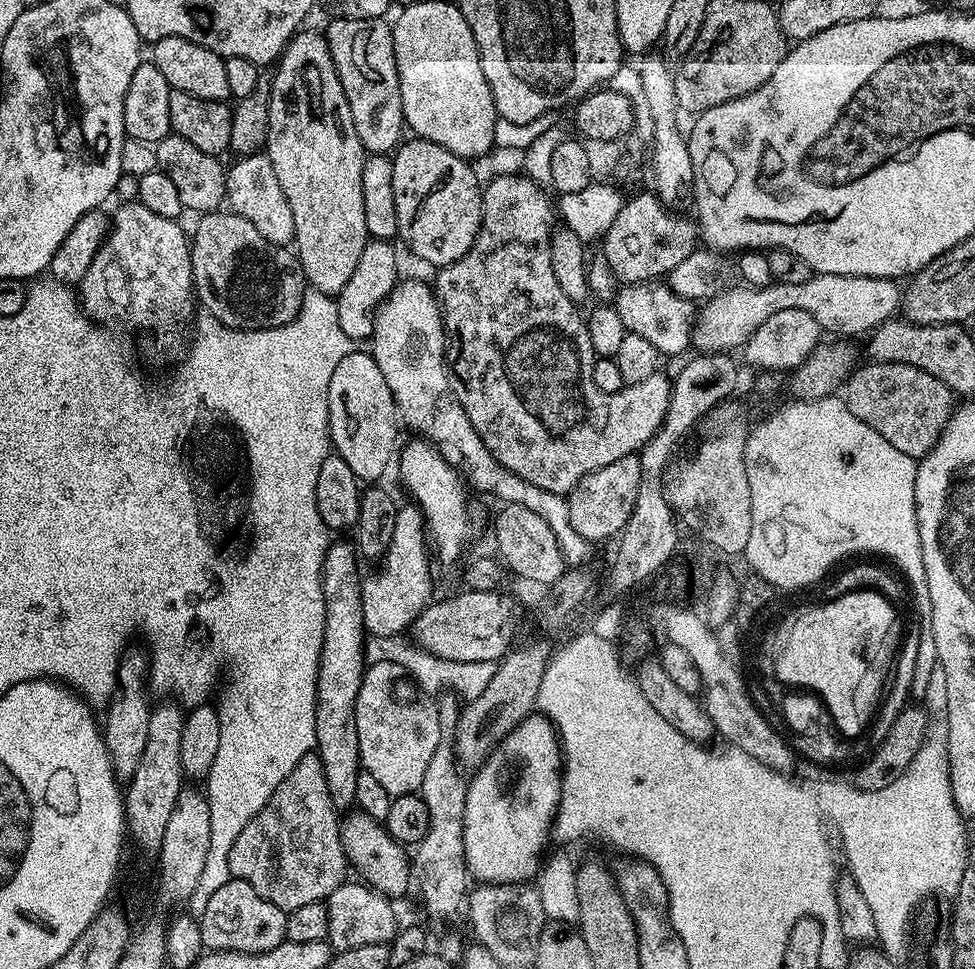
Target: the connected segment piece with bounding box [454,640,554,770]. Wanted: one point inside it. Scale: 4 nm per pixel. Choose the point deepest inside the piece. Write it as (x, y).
(512, 695)

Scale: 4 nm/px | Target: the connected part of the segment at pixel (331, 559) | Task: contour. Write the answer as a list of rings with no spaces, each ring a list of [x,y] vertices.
[[[333,541],[323,560],[323,598],[326,602],[326,630],[323,648],[316,669],[317,682],[315,726],[316,753],[325,771],[330,800],[337,813],[346,814],[356,805],[358,774],[361,771],[358,754],[356,704],[361,679],[364,676],[364,615],[362,614],[360,563],[353,543]]]

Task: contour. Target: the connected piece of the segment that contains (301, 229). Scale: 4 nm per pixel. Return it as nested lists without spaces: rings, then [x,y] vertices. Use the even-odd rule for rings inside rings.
[[[297,31],[288,41],[275,65],[276,73],[270,76],[266,155],[274,166],[282,194],[286,194],[286,202],[290,202],[290,210],[294,213],[294,251],[305,281],[315,291],[335,297],[342,286],[350,282],[350,274],[354,274],[358,257],[370,239],[362,206],[362,166],[366,153],[358,138],[358,130],[354,130],[350,102],[346,102],[334,58],[328,49],[327,35],[323,31],[304,31]]]

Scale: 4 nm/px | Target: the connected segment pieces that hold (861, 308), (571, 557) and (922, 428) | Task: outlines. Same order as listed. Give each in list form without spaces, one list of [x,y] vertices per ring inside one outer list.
[[[813,274],[806,282],[802,282],[802,286],[773,282],[767,288],[739,287],[729,286],[717,296],[703,301],[692,326],[692,343],[701,353],[732,354],[743,349],[754,330],[758,330],[766,318],[778,314],[778,310],[801,308],[819,322],[825,333],[836,332],[832,334],[840,338],[856,338],[852,336],[863,337],[883,320],[893,319],[902,304],[902,288],[897,281],[869,276]]]
[[[401,279],[380,305],[375,317],[370,351],[374,362],[378,362],[378,370],[382,370],[382,378],[386,378],[386,386],[390,386],[390,394],[394,394],[399,419],[403,423],[405,420],[416,431],[413,433],[417,437],[435,444],[448,463],[463,473],[470,484],[472,479],[478,491],[501,496],[504,504],[526,506],[526,510],[534,510],[534,514],[546,518],[546,522],[550,522],[550,530],[554,530],[554,538],[558,538],[565,565],[584,566],[592,556],[593,545],[582,538],[574,526],[570,526],[567,499],[550,490],[542,490],[542,486],[534,486],[503,468],[474,430],[470,418],[466,418],[455,391],[449,390],[450,368],[446,363],[444,317],[433,285],[423,284],[420,280]]]
[[[861,363],[848,377],[842,398],[854,418],[866,422],[870,430],[878,430],[894,450],[913,458],[924,456],[934,447],[954,411],[954,394],[945,384],[934,374],[905,364]]]

